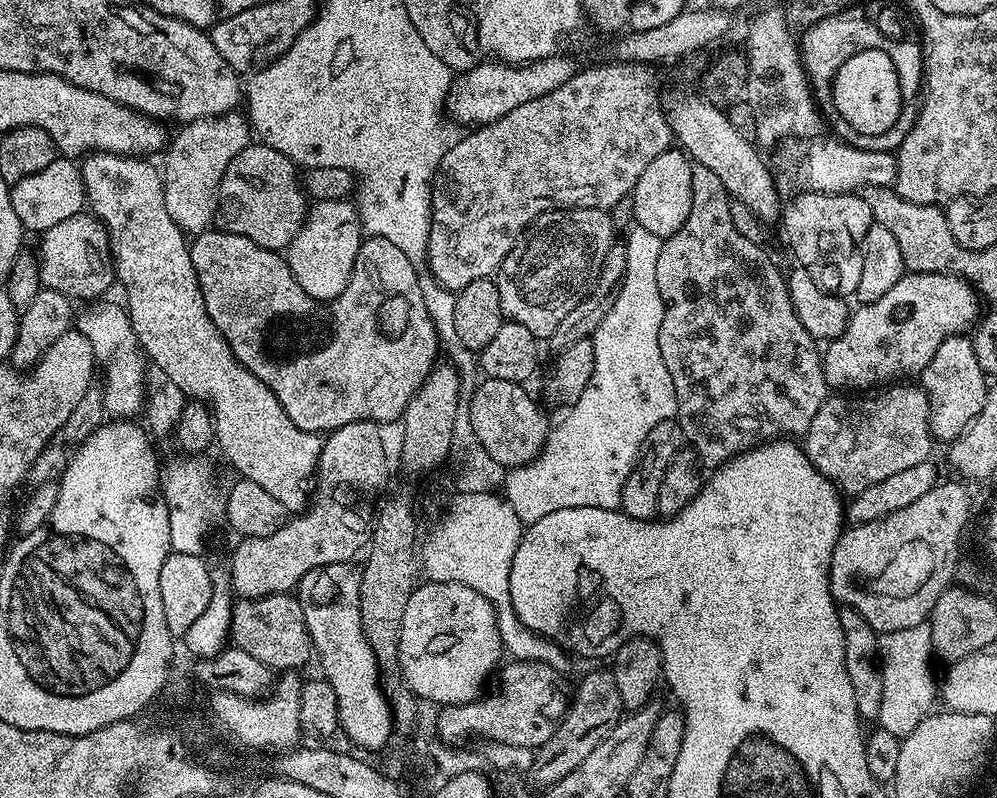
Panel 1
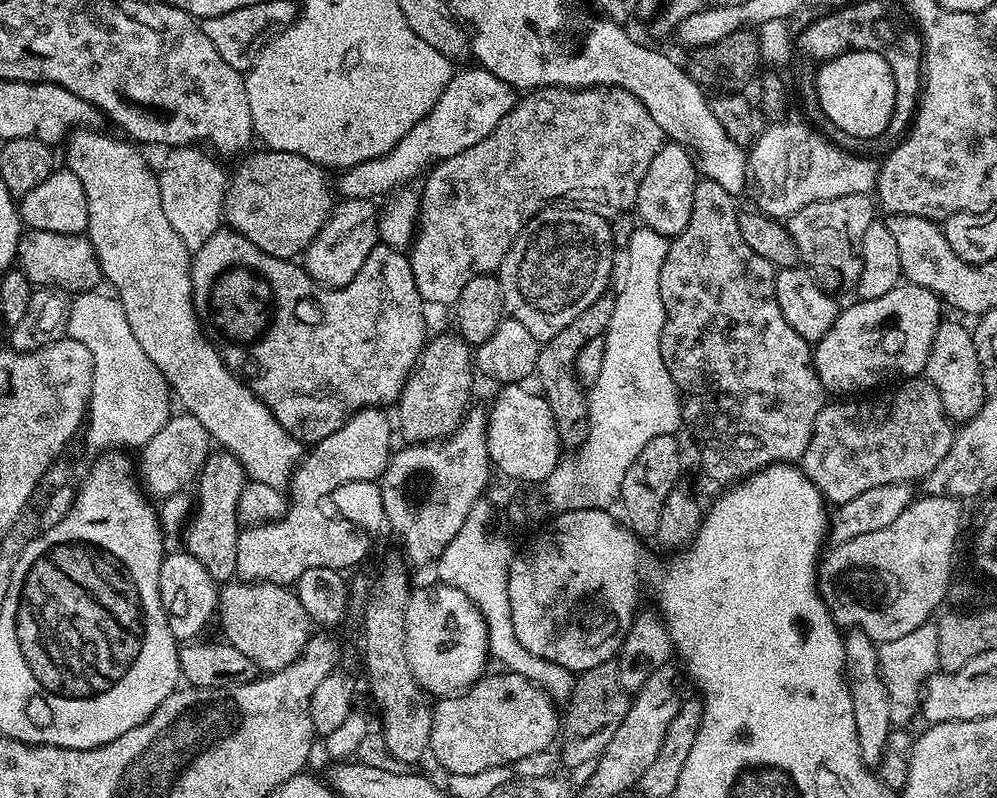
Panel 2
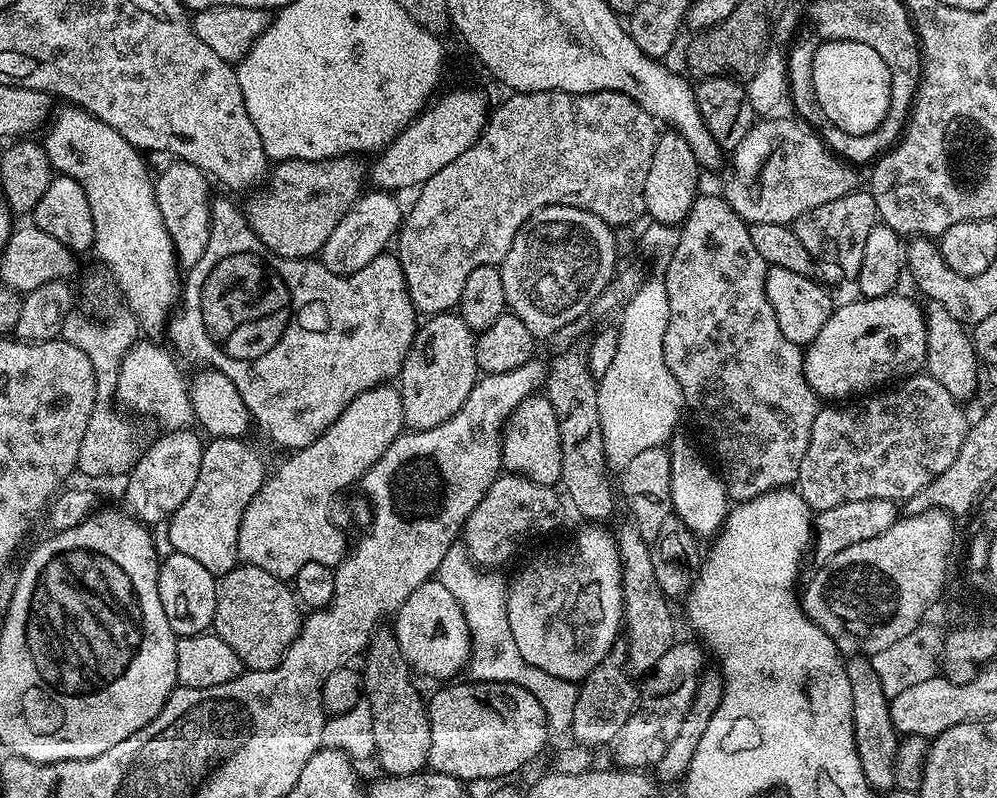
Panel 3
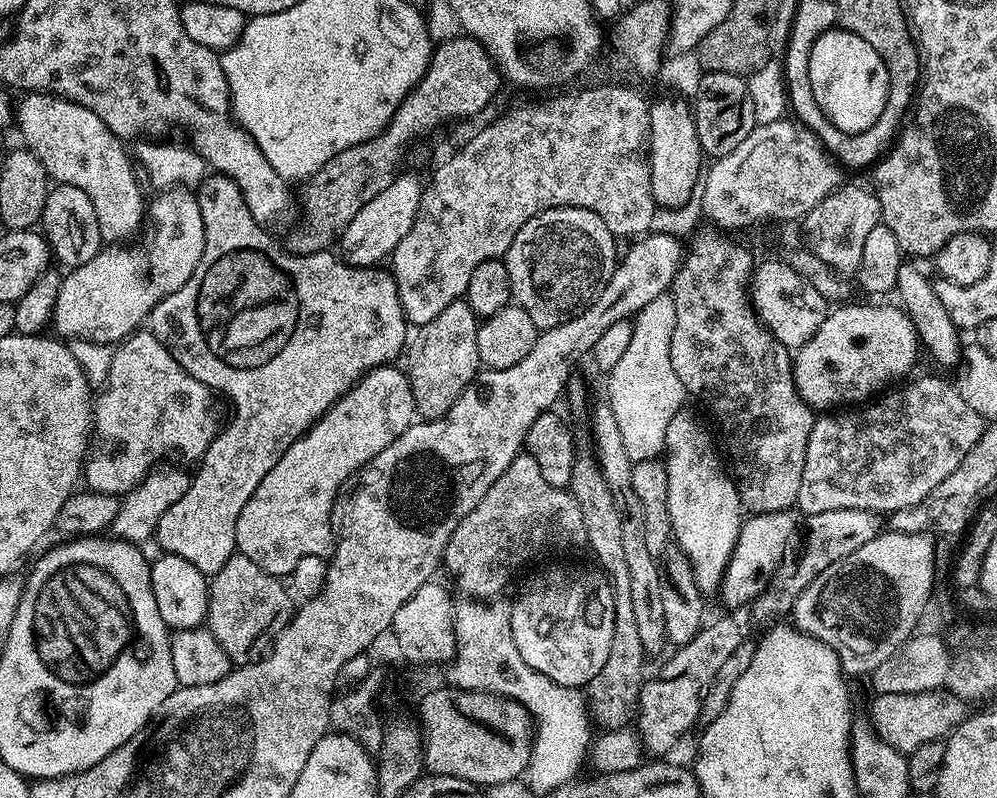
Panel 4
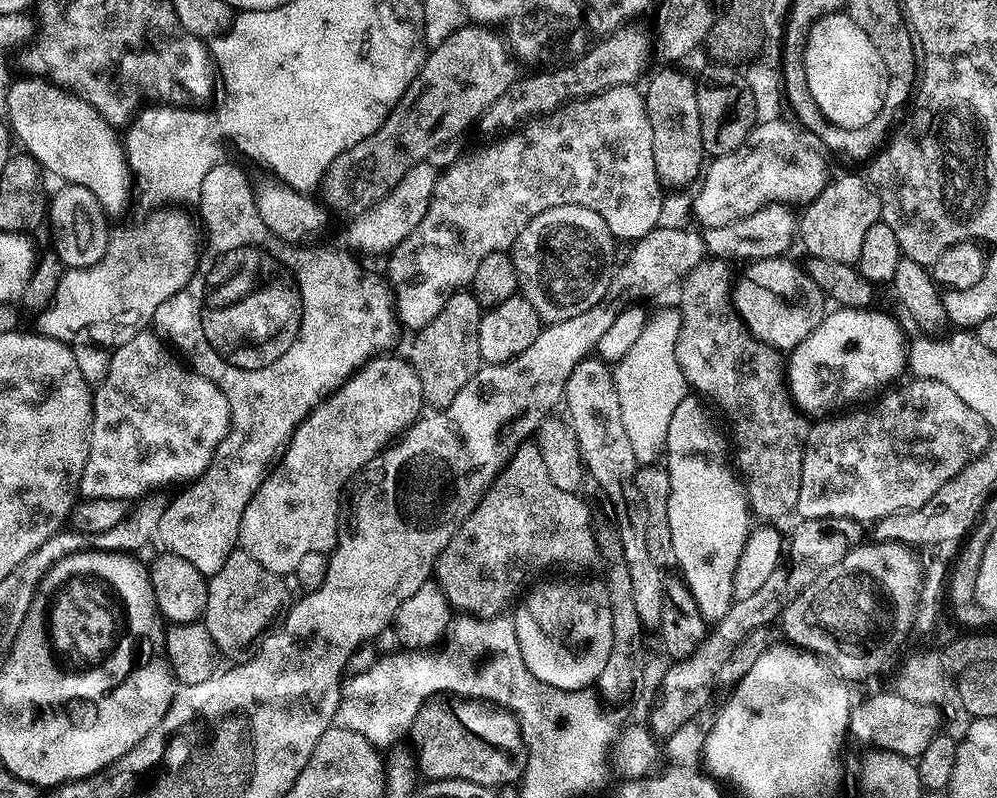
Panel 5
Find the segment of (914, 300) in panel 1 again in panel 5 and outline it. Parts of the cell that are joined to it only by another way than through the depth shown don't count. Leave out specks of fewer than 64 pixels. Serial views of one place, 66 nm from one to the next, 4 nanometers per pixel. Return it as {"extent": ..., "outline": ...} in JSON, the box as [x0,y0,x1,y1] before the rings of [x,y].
{"extent":[786,307,906,418],"outline":[[[837,307],[835,311],[829,311],[824,321],[802,342],[798,342],[786,360],[786,391],[791,403],[801,413],[816,416],[812,418],[824,418],[855,405],[852,404],[855,400],[866,399],[883,384],[896,379],[899,381],[900,371],[903,373],[906,368],[906,339],[896,321],[864,308]]]}

